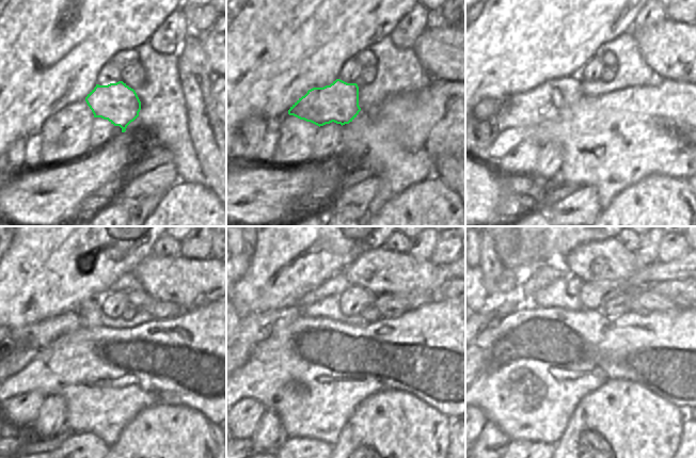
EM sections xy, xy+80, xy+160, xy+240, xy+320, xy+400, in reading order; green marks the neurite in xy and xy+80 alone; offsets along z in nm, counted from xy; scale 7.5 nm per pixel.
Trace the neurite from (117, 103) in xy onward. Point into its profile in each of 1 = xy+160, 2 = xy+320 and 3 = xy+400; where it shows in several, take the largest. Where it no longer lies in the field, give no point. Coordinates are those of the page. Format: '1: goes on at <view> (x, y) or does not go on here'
1: goes on at xy+160 (553, 99)
2: goes on at xy+320 (262, 325)
3: goes on at xy+400 (487, 318)

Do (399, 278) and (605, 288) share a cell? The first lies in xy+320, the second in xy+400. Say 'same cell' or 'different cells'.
different cells

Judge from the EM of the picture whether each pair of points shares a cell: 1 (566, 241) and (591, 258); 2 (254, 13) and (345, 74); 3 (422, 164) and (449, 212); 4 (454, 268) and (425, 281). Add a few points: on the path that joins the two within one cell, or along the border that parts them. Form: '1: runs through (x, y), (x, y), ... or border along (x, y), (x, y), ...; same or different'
1: border along (599, 240), (588, 240), (578, 245), (560, 262); different
2: border along (353, 57), (344, 63), (338, 78); different
3: border along (434, 174), (406, 188); different
4: border along (439, 265), (443, 268), (444, 279); different

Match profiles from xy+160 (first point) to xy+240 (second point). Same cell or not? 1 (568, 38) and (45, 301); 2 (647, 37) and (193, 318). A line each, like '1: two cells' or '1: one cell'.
1: one cell
2: two cells

